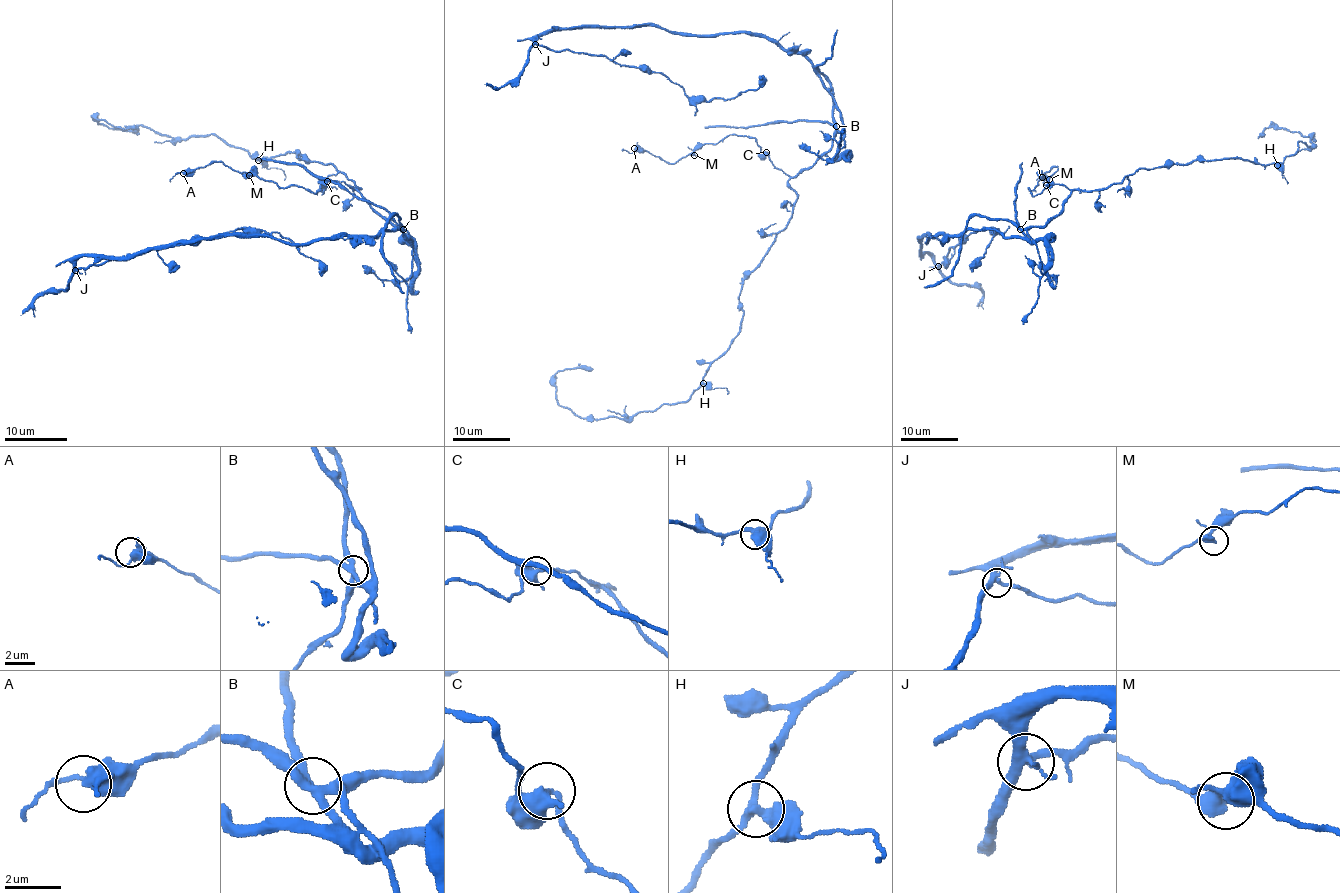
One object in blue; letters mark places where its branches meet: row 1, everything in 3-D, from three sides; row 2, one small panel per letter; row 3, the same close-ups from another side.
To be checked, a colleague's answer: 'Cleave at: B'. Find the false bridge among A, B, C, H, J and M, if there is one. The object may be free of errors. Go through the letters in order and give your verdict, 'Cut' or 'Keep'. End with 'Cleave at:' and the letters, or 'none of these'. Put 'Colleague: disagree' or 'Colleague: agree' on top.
Colleague: agree
A: Keep
B: Cut
C: Keep
H: Keep
J: Keep
M: Keep
Cleave at: B

